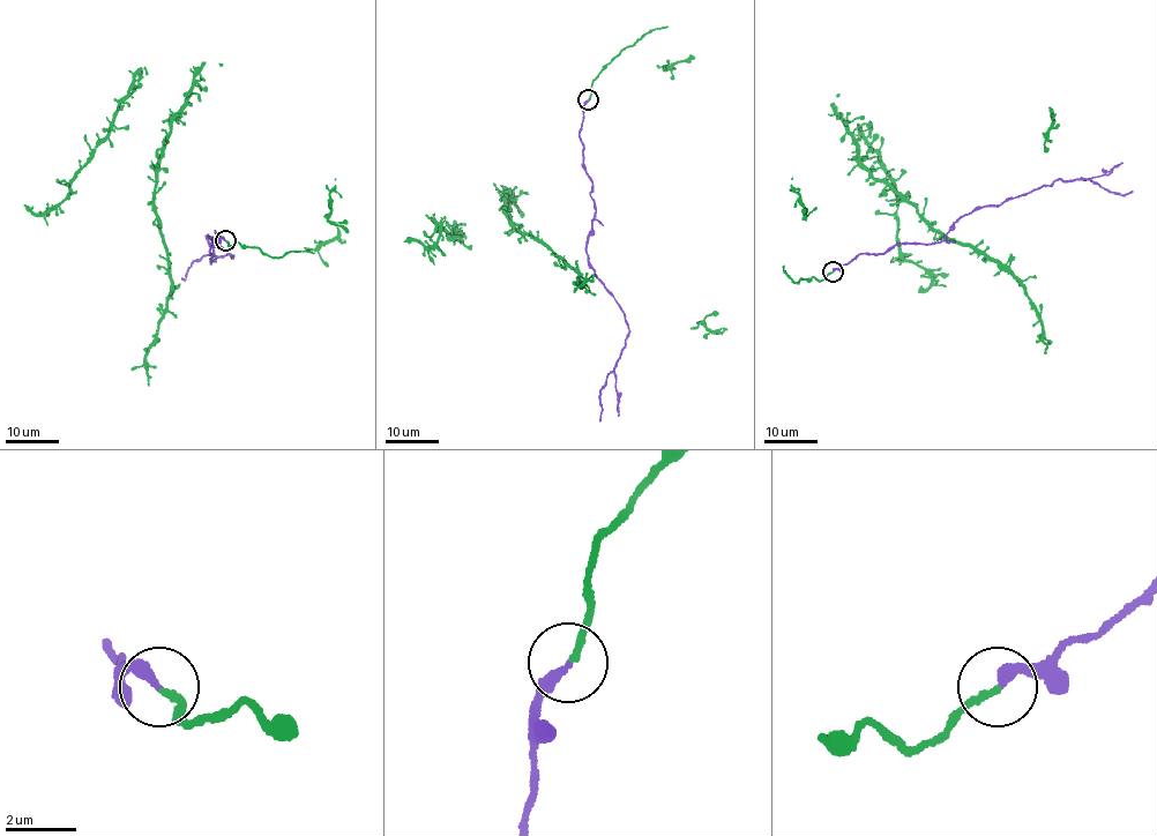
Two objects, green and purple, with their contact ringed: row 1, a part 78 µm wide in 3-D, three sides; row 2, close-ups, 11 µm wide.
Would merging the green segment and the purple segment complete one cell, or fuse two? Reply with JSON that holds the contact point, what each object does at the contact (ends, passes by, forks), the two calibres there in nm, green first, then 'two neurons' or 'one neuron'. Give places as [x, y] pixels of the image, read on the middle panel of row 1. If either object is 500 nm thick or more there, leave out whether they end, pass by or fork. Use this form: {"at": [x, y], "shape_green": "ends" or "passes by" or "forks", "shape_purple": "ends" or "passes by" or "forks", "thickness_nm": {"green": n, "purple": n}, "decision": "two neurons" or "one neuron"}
{"at": [588, 99], "shape_green": "ends", "shape_purple": "ends", "thickness_nm": {"green": 190, "purple": 280}, "decision": "one neuron"}

